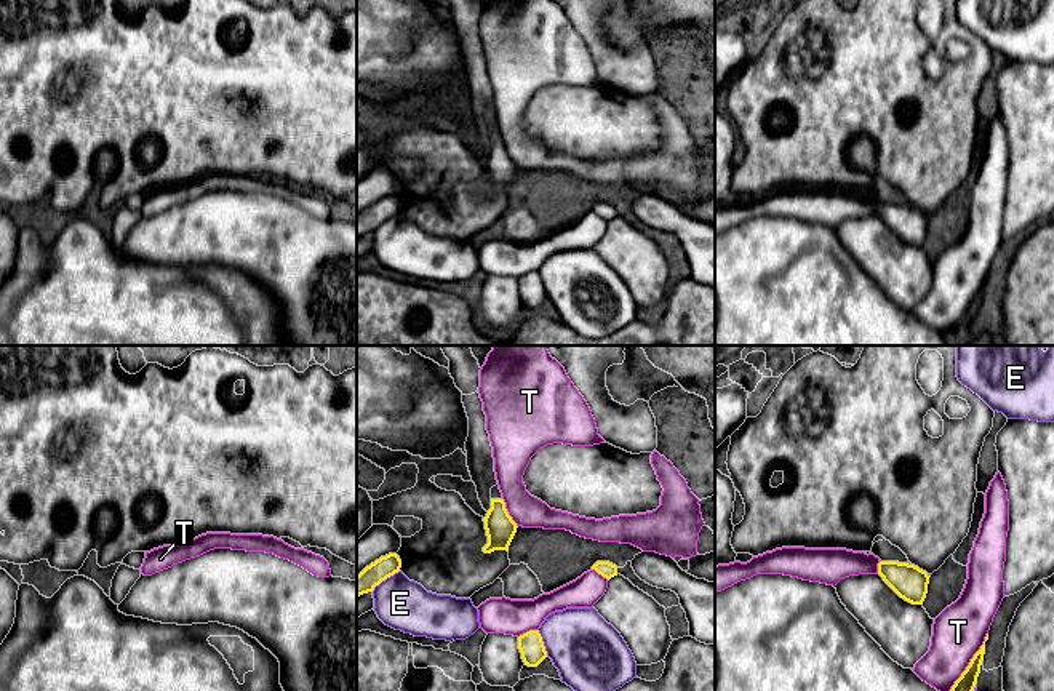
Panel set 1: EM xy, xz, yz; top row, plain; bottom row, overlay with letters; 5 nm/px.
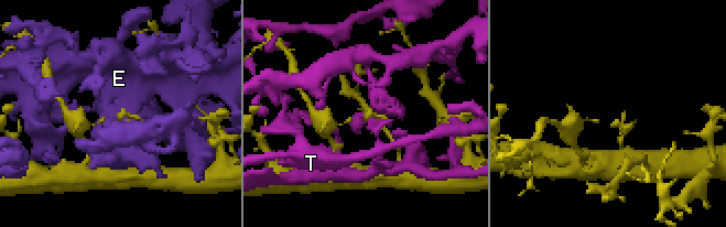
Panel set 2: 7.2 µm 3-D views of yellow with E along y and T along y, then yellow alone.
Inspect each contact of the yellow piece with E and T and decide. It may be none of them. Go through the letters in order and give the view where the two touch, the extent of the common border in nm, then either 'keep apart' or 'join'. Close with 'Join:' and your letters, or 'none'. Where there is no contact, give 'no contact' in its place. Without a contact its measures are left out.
E: contact in xz; length 180 nm; keep apart
T: contact in yz; length 380 nm; keep apart
Join: none

